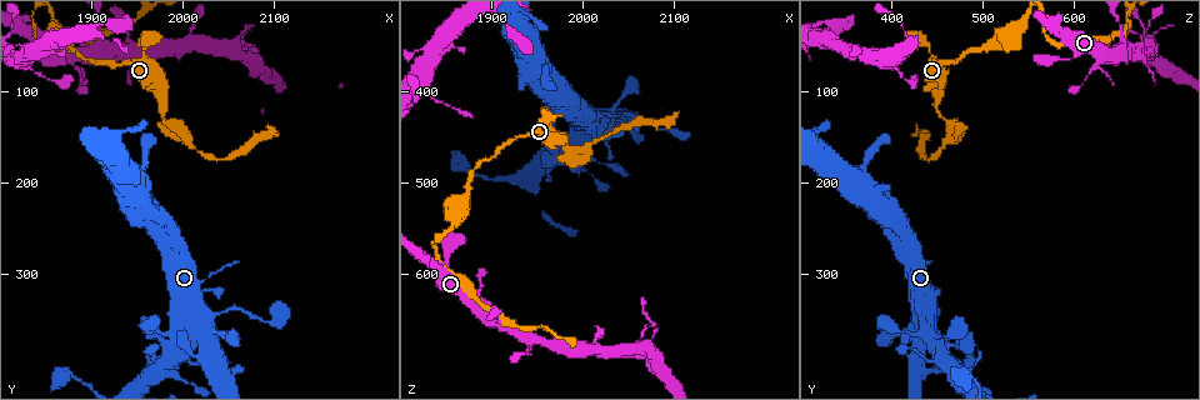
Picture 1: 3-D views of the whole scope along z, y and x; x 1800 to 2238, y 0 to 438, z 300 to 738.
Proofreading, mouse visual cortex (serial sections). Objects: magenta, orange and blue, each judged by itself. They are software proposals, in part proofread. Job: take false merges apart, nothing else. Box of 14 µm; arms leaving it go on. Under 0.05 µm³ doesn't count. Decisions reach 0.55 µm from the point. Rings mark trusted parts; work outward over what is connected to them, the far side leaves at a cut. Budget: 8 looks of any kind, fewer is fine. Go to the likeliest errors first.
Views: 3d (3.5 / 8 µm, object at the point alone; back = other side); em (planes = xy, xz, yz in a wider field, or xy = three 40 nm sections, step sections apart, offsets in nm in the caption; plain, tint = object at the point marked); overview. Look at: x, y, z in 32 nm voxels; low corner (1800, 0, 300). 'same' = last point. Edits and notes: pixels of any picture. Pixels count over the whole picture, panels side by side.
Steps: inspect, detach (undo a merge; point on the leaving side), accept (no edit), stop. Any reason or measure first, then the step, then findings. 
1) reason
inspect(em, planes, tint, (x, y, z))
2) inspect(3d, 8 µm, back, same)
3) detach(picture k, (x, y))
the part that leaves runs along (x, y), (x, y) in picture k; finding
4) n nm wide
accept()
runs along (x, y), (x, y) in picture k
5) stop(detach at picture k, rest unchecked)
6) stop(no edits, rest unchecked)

sharp bend
inspect(3d, 3.5 µm, (2095, 350, 445))

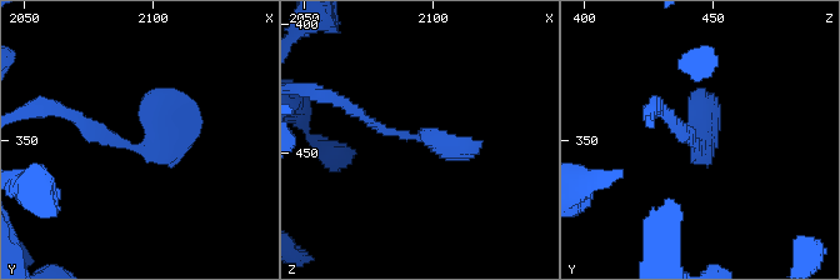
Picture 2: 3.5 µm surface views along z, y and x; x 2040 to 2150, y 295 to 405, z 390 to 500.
inspect(em, planes, tint, (2096, 353, 444))

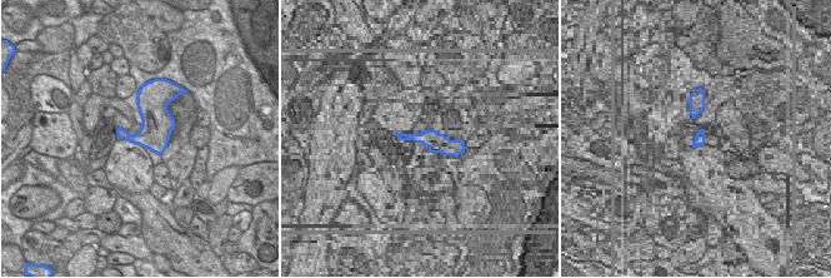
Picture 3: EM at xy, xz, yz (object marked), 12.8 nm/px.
accept()
runs along (354, 113), (445, 148), (469, 138) in picture 2; all the same cell

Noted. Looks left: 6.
a fork
inspect(3d, 3.5 µm, (1870, 40, 525))

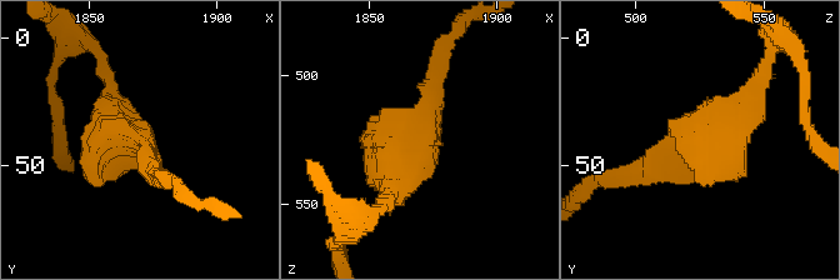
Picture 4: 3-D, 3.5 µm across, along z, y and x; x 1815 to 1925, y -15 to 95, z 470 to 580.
shape alone is not enough
inspect(em, xy, step 5, tint, (1867, 39, 527))

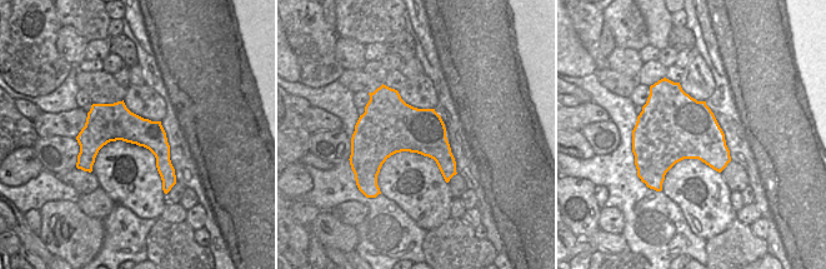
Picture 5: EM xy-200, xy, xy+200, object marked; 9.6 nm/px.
accept()
one cell here

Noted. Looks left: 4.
sharp bend
inspect(3d, 8 µm, back, (2010, 390, 420))

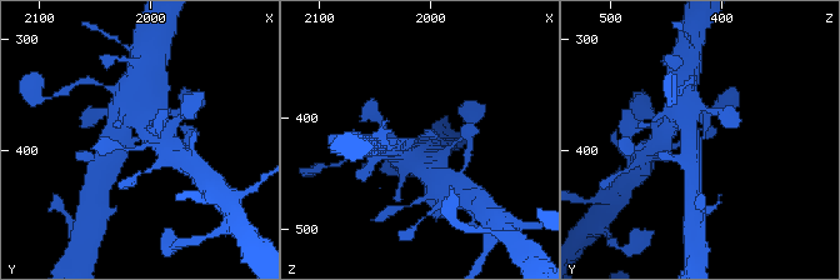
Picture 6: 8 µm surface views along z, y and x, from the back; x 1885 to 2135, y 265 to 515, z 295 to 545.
closer look
inspect(3d, 3.5 µm, (2012, 386, 416))

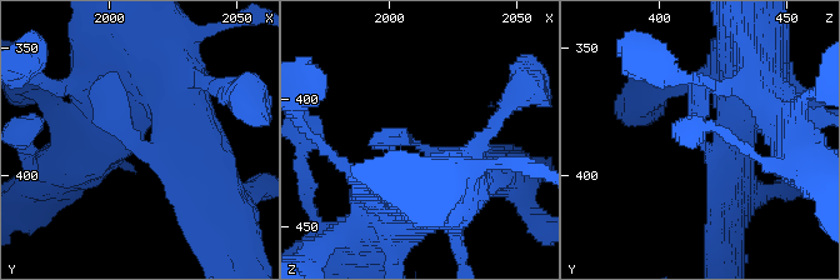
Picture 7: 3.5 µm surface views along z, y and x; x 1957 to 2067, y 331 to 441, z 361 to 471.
need the tissue
inspect(em, xy, step 1, tint, (2011, 388, 419))

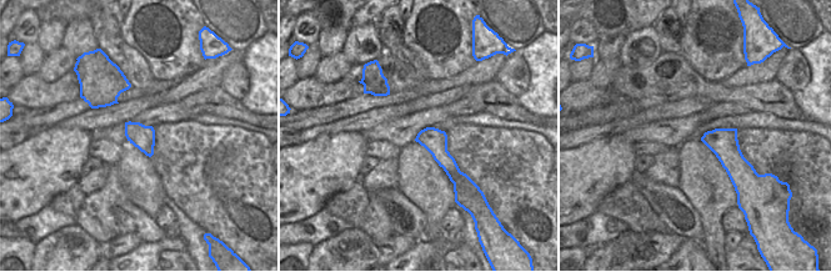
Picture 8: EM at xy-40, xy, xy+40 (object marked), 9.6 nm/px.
accept()
runs along (466, 180), (398, 133) in picture 7; continuous, no second cell

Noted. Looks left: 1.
stop(no edits, rest unchecked)

